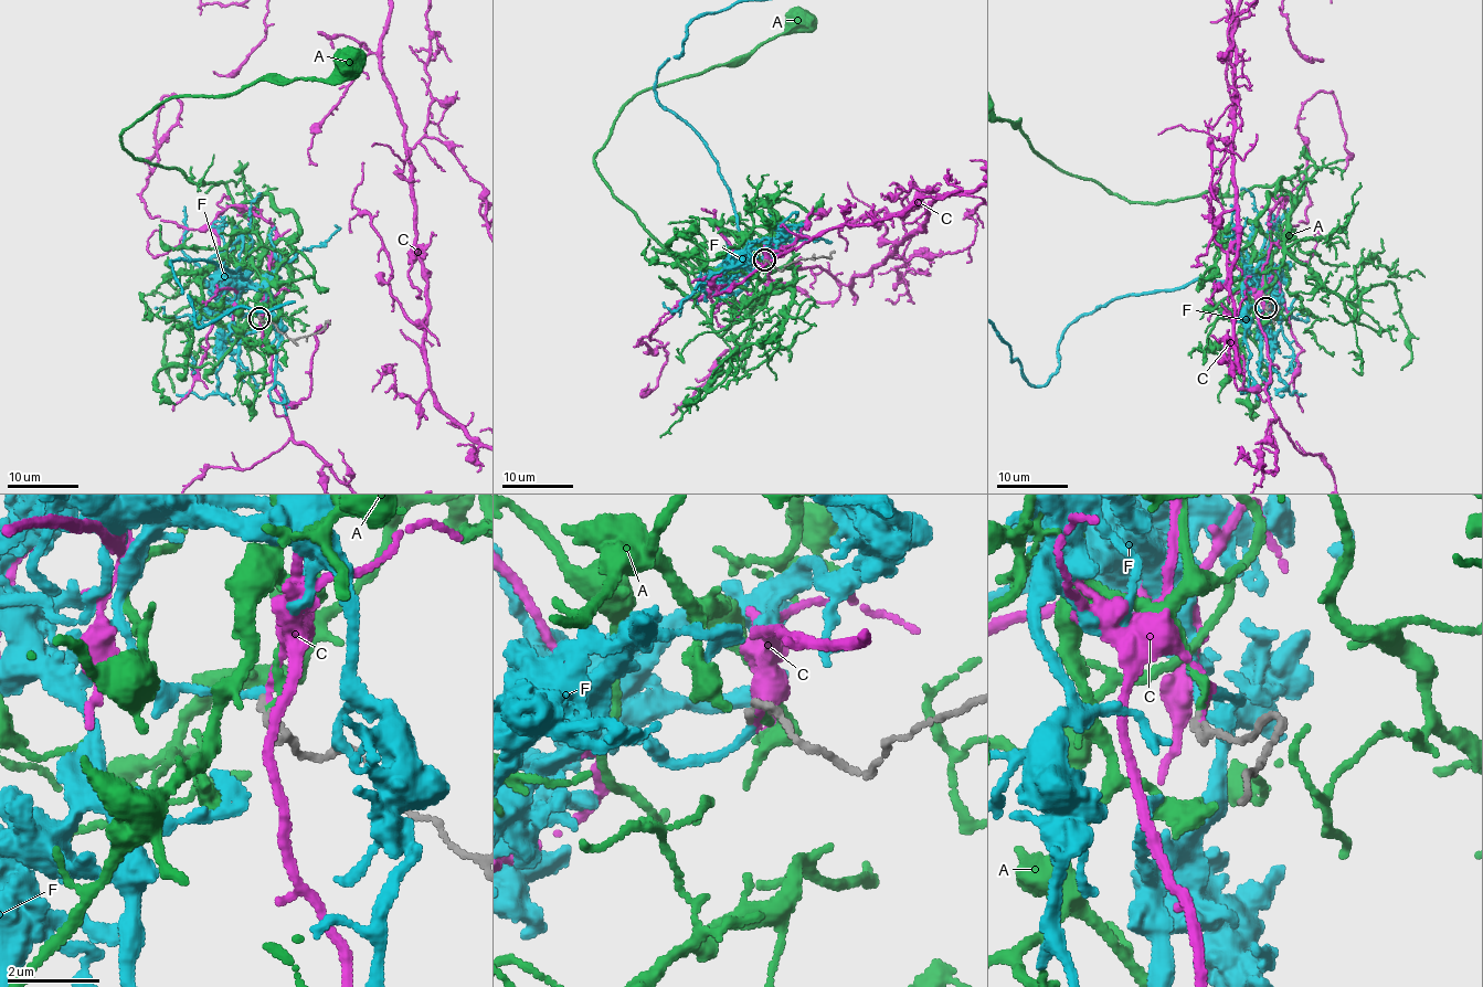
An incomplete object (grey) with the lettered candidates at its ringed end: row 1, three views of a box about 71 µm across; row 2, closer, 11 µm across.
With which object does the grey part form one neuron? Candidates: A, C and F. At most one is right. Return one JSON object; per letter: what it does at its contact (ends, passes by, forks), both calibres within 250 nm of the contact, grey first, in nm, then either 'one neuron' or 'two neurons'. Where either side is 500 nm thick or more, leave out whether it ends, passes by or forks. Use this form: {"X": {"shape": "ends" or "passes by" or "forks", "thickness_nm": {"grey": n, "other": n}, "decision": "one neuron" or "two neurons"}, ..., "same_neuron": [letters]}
{"A": {"shape": "ends", "thickness_nm": {"grey": 190, "other": 160}, "decision": "two neurons"}, "C": {"shape": "ends", "thickness_nm": {"grey": 200, "other": 130}, "decision": "two neurons"}, "F": {"shape": "ends", "thickness_nm": {"grey": 140, "other": 150}, "decision": "two neurons"}, "same_neuron": []}

